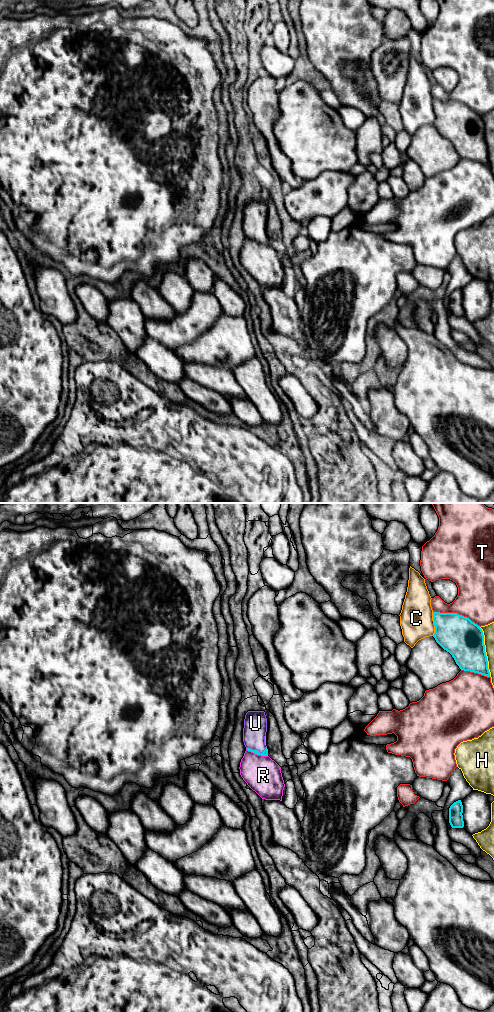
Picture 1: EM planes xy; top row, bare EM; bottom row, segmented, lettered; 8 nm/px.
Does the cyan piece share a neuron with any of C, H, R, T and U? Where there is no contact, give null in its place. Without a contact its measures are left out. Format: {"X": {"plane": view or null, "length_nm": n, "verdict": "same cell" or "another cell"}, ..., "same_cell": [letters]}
{"C": {"plane": "xy", "length_nm": 190, "verdict": "another cell"}, "H": {"plane": "xy", "length_nm": 400, "verdict": "another cell"}, "R": {"plane": "xy", "length_nm": 190, "verdict": "another cell"}, "T": {"plane": "xy", "length_nm": 400, "verdict": "another cell"}, "U": {"plane": "xy", "length_nm": 190, "verdict": "same cell"}, "same_cell": ["U"]}

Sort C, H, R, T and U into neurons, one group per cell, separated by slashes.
C / H / R / T / U

